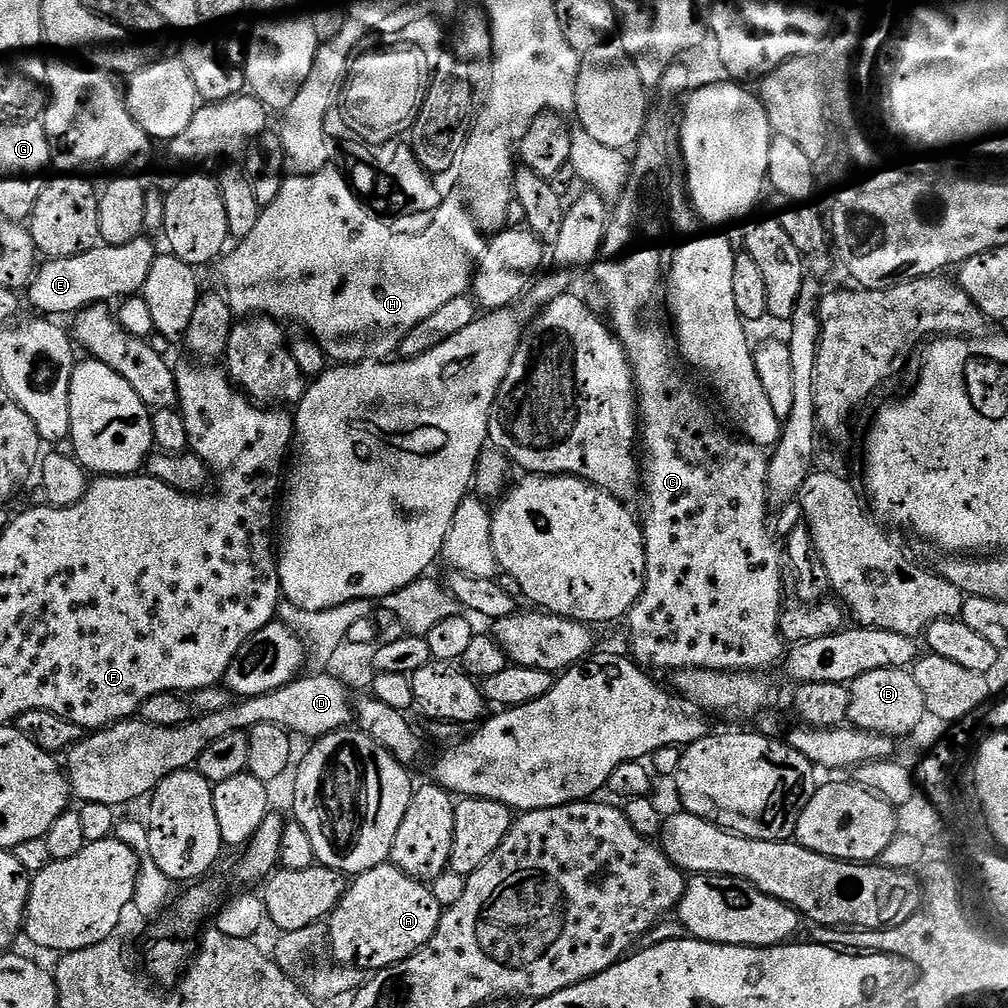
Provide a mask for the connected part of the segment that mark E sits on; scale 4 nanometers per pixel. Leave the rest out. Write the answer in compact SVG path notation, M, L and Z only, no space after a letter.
M147 239L131 240L122 246L97 246L70 258L45 259L26 289L29 302L40 311L37 313L48 318L60 318L56 316L67 317L94 304L107 305L108 300L120 300L135 292L137 295L158 255L158 249Z

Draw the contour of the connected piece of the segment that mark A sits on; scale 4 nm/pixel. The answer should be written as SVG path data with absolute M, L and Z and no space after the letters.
M391 862L361 872L349 883L344 897L326 921L326 944L337 965L379 970L410 958L438 930L442 903L423 880L407 876Z

